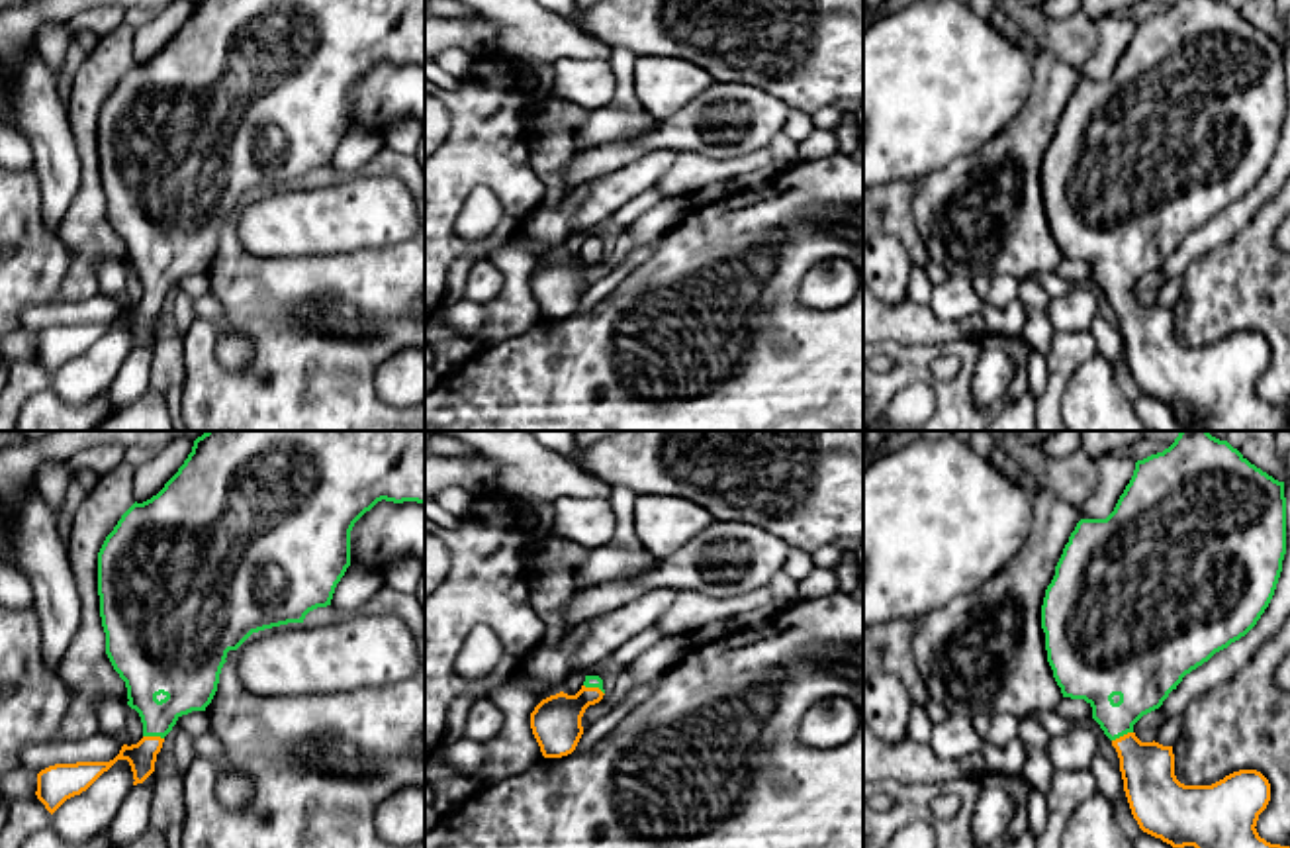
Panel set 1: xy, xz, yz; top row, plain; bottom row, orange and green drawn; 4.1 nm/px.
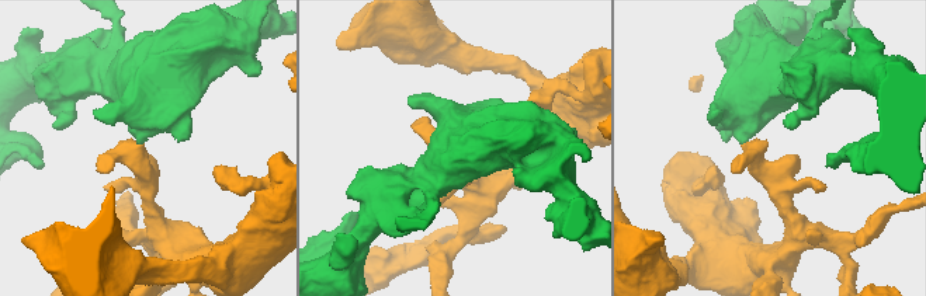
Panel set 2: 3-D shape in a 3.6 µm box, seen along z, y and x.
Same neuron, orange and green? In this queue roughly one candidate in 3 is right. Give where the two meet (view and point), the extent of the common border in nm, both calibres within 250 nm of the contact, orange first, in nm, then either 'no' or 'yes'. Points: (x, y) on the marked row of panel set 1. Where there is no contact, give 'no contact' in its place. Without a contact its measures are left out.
contact xy (153, 737); length 90 nm; calibres 120 and 190 nm; yes

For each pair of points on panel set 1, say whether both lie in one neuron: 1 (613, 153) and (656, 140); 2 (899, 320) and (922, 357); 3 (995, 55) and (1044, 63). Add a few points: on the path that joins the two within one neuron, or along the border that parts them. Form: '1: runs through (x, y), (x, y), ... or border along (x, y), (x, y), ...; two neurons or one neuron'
1: runs through (623, 151), (646, 141); one neuron
2: border along (958, 337), (938, 345), (883, 341); two neurons
3: border along (1034, 55), (1032, 89), (1020, 106); two neurons

